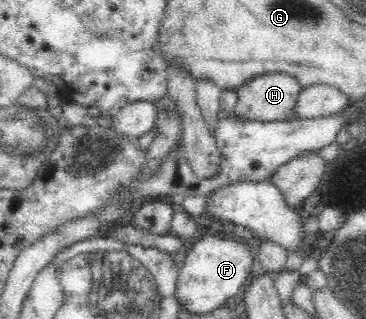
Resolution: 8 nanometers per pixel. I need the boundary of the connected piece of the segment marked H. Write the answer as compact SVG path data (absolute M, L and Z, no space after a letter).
M264 73L234 88L237 102L232 113L254 121L284 121L291 115L302 85L286 73Z

